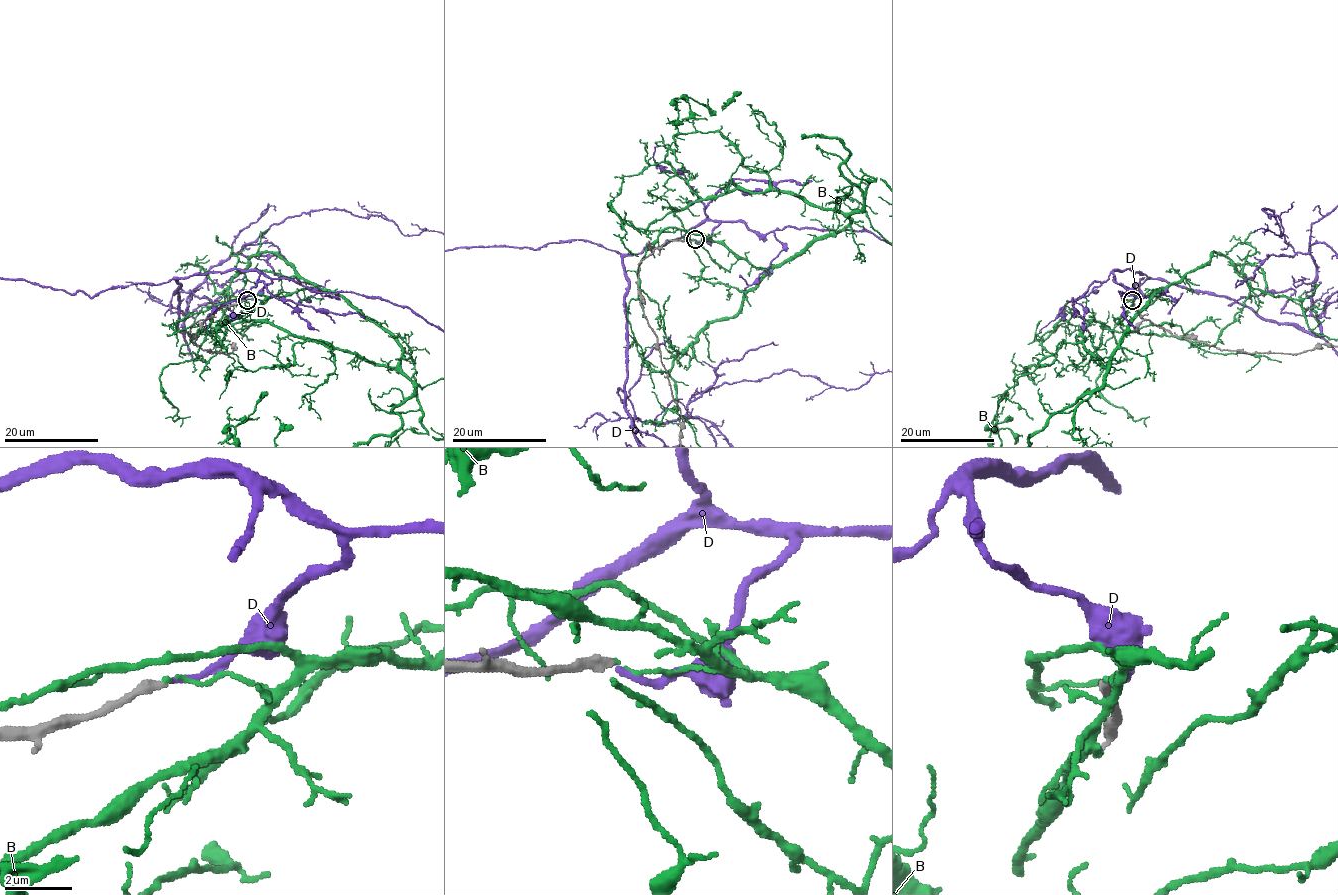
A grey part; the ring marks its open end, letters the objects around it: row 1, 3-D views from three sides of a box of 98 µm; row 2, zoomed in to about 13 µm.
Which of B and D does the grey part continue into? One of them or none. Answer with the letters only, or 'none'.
D

